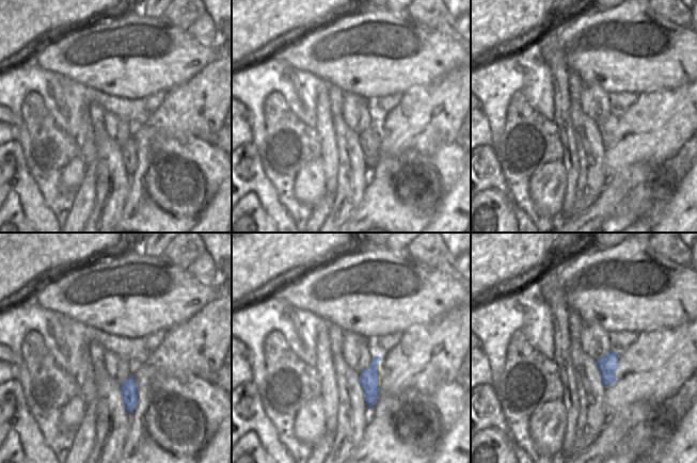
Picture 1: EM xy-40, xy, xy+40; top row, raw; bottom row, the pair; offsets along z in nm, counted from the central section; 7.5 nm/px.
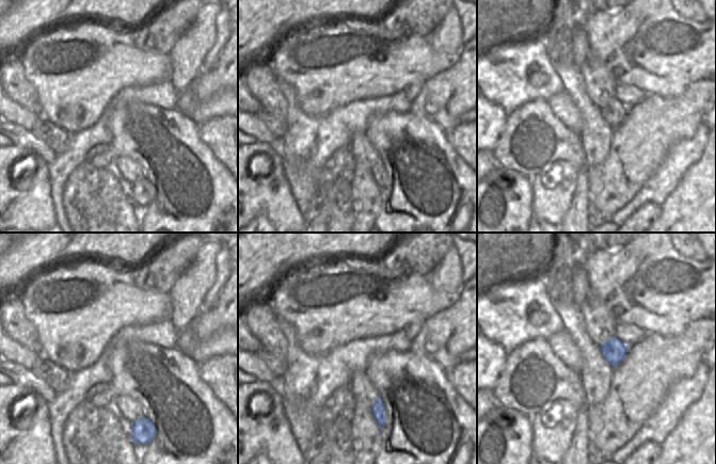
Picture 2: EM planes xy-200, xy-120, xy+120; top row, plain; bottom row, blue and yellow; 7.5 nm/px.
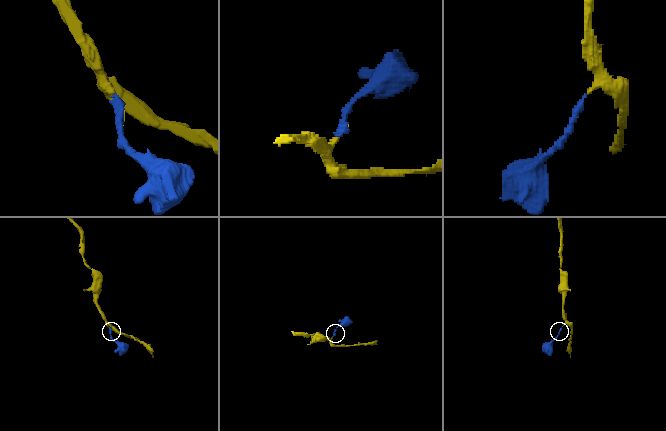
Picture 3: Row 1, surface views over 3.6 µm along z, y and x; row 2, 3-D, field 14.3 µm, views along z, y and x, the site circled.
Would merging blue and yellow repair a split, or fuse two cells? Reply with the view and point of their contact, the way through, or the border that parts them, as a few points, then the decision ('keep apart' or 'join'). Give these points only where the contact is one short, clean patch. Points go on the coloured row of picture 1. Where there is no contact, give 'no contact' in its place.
contact xy (378, 373); way xy (369, 378), (378, 373), (378, 364), (380, 362); join

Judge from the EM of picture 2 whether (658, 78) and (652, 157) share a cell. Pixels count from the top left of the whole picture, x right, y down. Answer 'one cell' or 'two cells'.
two cells

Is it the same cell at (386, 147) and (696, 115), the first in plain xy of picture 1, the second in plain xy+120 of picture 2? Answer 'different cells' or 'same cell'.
same cell

